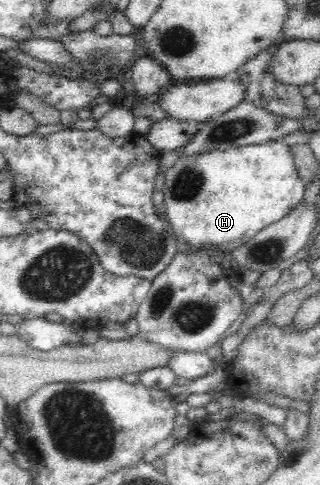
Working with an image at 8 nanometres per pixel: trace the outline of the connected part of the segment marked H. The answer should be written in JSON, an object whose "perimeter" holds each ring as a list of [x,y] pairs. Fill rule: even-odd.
{"perimeter":[[[271,140],[181,156],[168,169],[162,193],[173,236],[195,250],[212,248],[222,254],[289,215],[303,201],[304,190],[290,147]]]}

